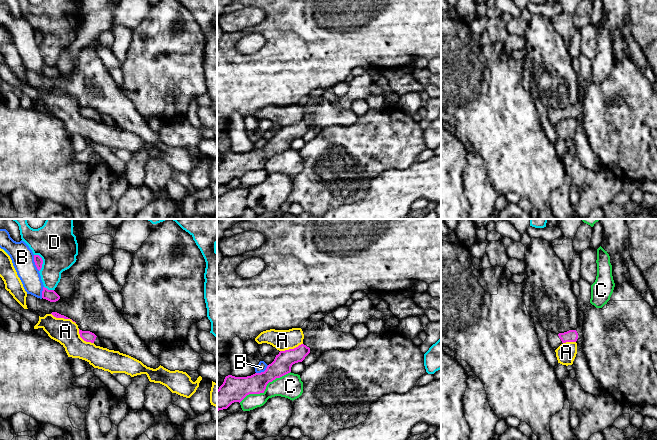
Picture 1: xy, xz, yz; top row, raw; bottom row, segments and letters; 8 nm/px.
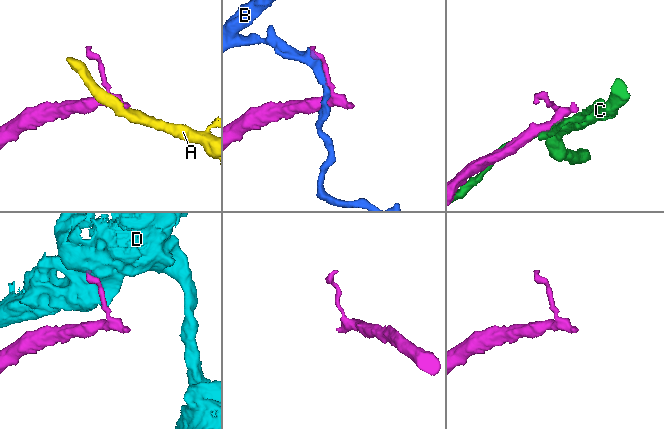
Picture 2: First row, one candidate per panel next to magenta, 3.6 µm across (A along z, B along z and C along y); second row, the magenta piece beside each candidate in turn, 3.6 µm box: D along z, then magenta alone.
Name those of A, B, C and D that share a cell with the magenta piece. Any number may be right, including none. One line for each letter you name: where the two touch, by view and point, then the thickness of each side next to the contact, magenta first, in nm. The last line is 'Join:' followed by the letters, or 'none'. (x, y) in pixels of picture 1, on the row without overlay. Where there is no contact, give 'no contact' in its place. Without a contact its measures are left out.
Join: none

